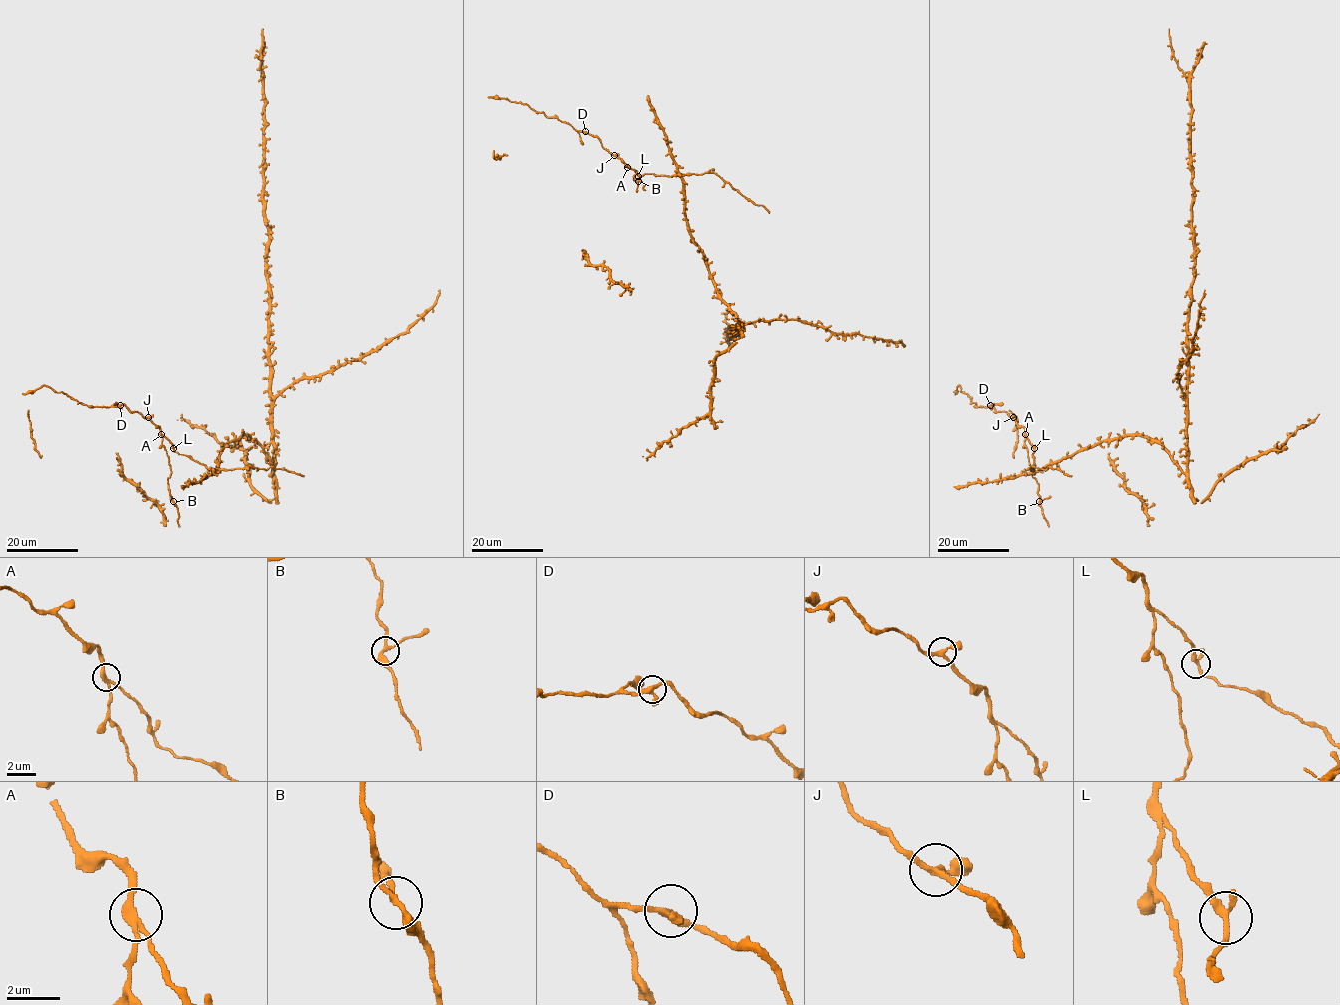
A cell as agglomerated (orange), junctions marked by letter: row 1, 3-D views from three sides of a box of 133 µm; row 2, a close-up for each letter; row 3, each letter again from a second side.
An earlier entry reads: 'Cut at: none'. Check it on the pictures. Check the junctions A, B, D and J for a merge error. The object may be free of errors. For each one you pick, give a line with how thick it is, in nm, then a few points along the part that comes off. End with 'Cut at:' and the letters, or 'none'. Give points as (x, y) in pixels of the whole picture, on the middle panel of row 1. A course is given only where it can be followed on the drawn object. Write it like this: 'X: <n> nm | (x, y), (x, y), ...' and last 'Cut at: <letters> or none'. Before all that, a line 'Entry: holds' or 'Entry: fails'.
Entry: fails
A: 220 nm | (626, 167), (639, 176), (716, 174), (769, 213)
Cut at: A

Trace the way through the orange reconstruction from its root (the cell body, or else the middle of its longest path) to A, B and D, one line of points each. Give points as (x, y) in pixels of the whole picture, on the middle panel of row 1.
A: (719, 294), (706, 258), (690, 233), (682, 179), (679, 176), (639, 176), (626, 167)
B: (719, 294), (690, 233), (682, 179), (639, 176), (627, 166), (638, 181)
D: (719, 294), (706, 258), (690, 233), (682, 179), (679, 176), (639, 176), (603, 148), (598, 138), (585, 131)

